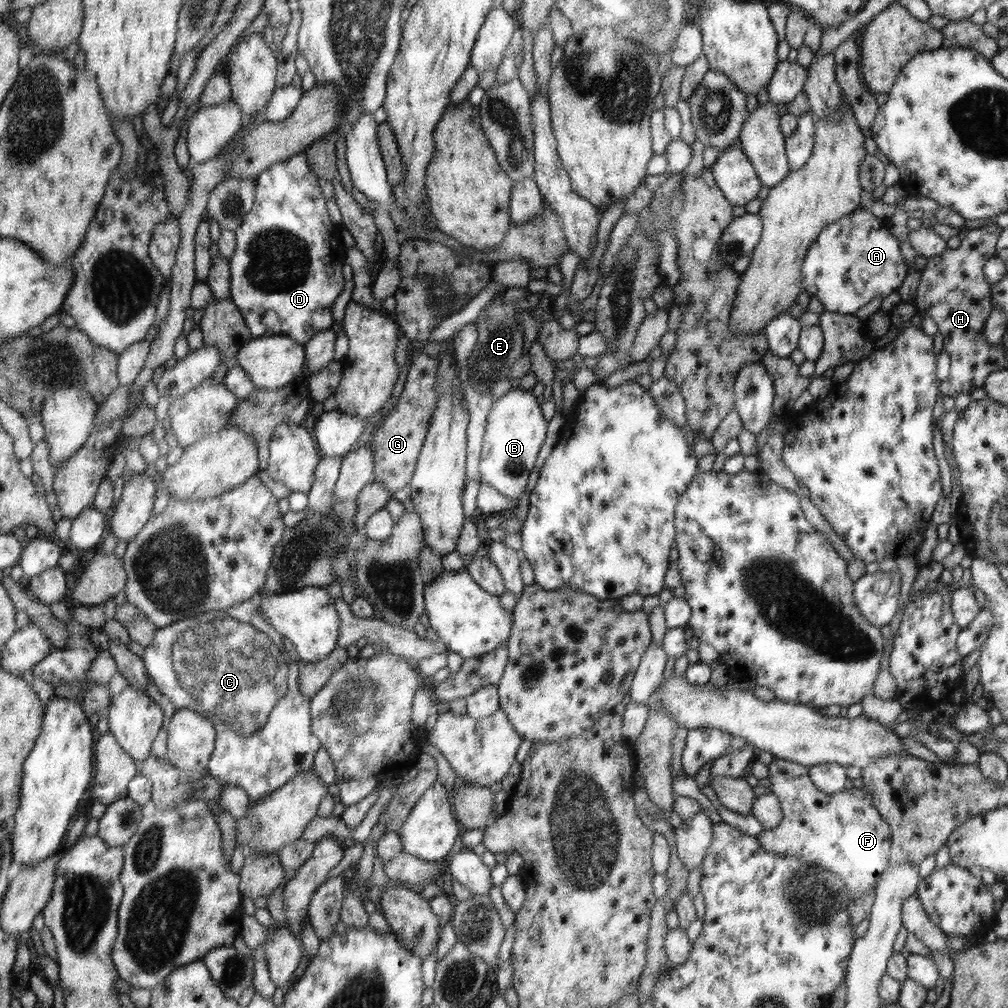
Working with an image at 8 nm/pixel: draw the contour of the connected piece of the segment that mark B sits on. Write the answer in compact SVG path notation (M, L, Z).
M511 388L494 401L485 426L482 451L480 452L480 481L490 484L508 499L518 499L528 487L530 472L536 464L538 450L546 438L546 418L540 404L528 389Z

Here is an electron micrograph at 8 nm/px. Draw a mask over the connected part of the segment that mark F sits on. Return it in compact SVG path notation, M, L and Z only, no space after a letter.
M775 758L769 765L771 790L780 801L783 810L781 823L772 830L763 830L758 836L760 845L771 853L792 855L807 863L814 863L824 871L837 874L847 884L848 894L853 902L859 902L869 890L874 890L881 874L890 865L891 827L886 819L876 810L872 795L863 788L845 789L836 794L824 794L812 782L809 767L802 766L788 759Z

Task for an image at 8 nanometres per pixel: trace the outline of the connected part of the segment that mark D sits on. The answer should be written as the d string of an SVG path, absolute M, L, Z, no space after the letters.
M305 152L292 155L264 170L255 180L255 200L243 224L235 230L236 251L228 259L230 296L239 307L254 337L289 336L306 345L316 333L332 326L332 304L344 288L342 262L347 248L340 241L339 226L330 222L326 197L312 172Z

